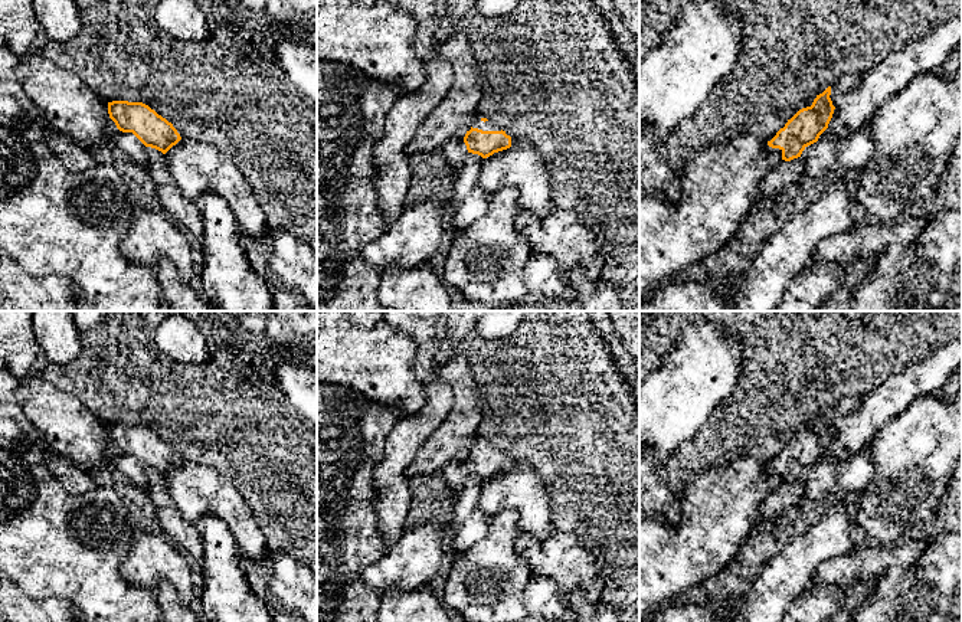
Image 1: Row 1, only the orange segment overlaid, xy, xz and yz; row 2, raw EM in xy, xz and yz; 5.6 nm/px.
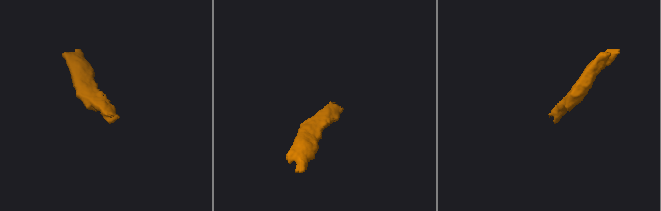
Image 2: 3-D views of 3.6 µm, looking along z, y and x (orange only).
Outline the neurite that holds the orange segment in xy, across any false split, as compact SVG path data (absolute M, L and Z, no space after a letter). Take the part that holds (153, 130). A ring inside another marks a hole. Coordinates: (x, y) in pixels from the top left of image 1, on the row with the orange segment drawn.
M112 101L108 102L108 114L120 130L112 141L145 170L148 147L166 154L181 140L171 122L143 102Z

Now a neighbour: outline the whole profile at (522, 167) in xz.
M517 143L482 160L478 183L487 196L504 187L518 191L518 209L539 217L553 209L550 173L541 156L530 145Z

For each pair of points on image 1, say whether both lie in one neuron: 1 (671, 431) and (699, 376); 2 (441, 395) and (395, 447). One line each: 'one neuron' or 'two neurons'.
1: one neuron
2: one neuron

